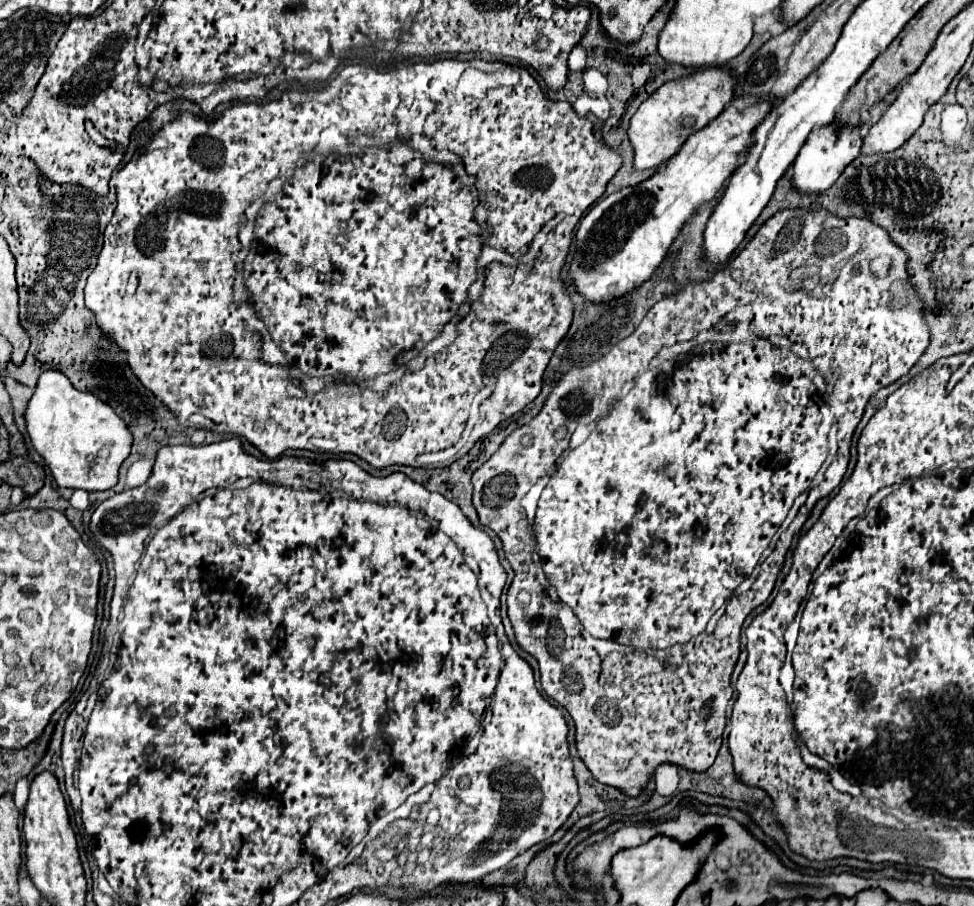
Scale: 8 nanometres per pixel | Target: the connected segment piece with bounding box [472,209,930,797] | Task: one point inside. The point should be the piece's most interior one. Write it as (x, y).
(645, 530)

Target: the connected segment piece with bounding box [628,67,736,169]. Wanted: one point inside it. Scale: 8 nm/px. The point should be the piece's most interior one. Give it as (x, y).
(662, 124)

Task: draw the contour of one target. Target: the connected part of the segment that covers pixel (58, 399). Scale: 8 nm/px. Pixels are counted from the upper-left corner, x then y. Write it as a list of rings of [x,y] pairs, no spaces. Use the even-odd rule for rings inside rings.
[[[44,371],[26,409],[34,449],[46,459],[58,487],[106,491],[118,483],[118,469],[130,455],[132,433],[110,405],[70,385],[60,371]]]

